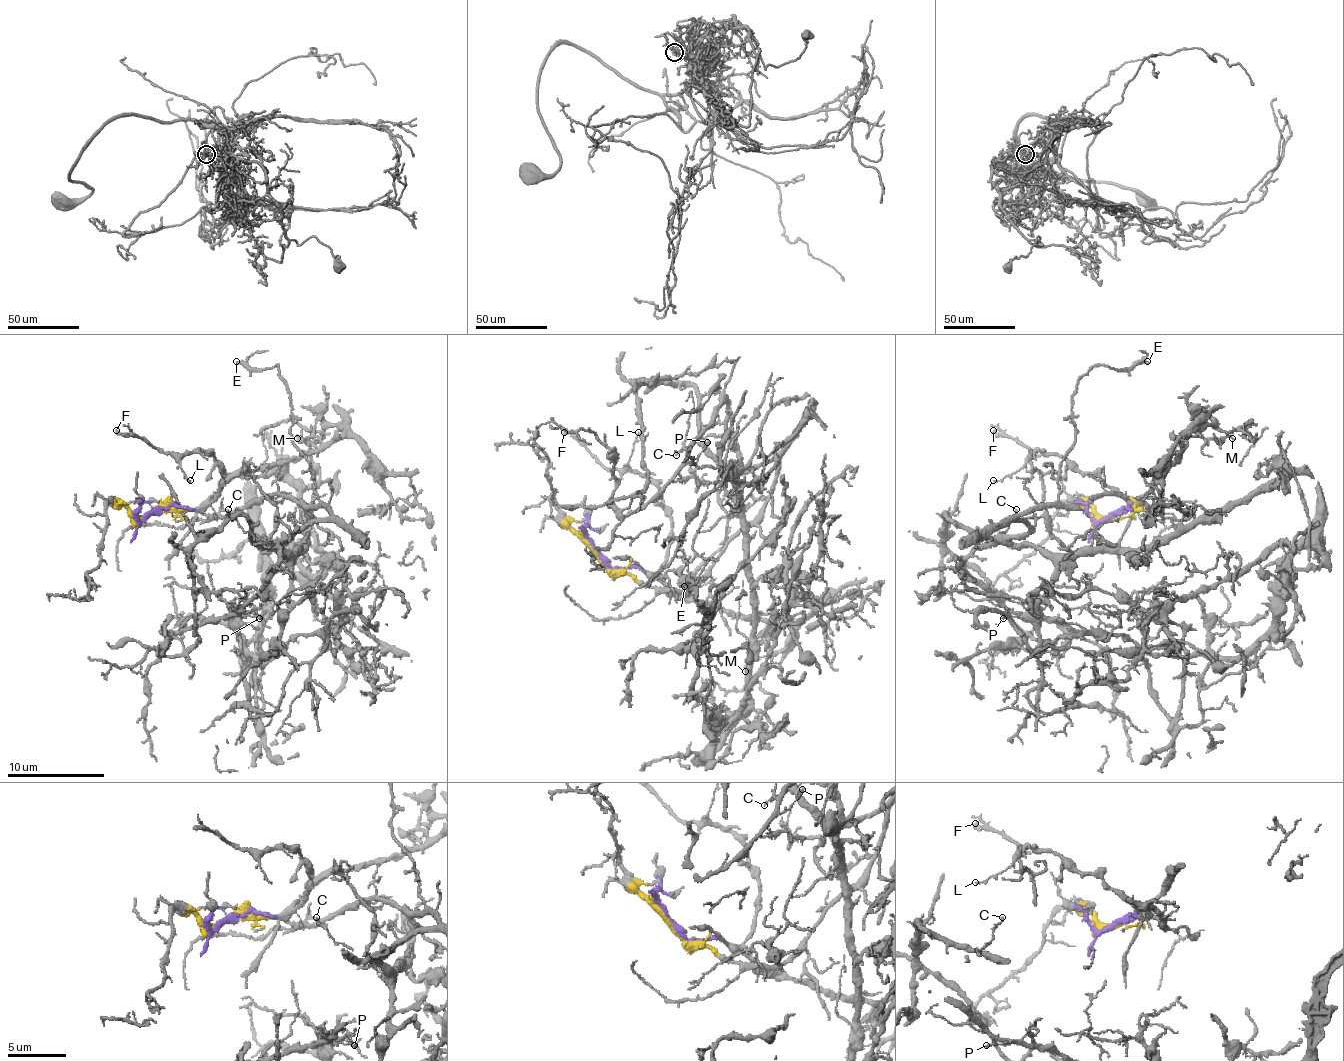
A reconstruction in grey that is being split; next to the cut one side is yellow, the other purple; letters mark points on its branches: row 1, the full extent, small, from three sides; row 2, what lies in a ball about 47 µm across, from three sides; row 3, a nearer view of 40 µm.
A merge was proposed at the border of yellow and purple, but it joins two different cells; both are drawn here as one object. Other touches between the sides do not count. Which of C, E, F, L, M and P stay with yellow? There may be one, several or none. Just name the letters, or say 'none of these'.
C, E, P

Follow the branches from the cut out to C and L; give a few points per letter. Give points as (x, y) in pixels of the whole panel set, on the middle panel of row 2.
C: (598, 553), (611, 570), (645, 585), (688, 589), (759, 514), (778, 463), (747, 468), (720, 436), (676, 456)
L: (598, 553), (613, 568), (654, 572), (666, 558), (671, 517), (662, 492), (628, 468), (637, 431)

